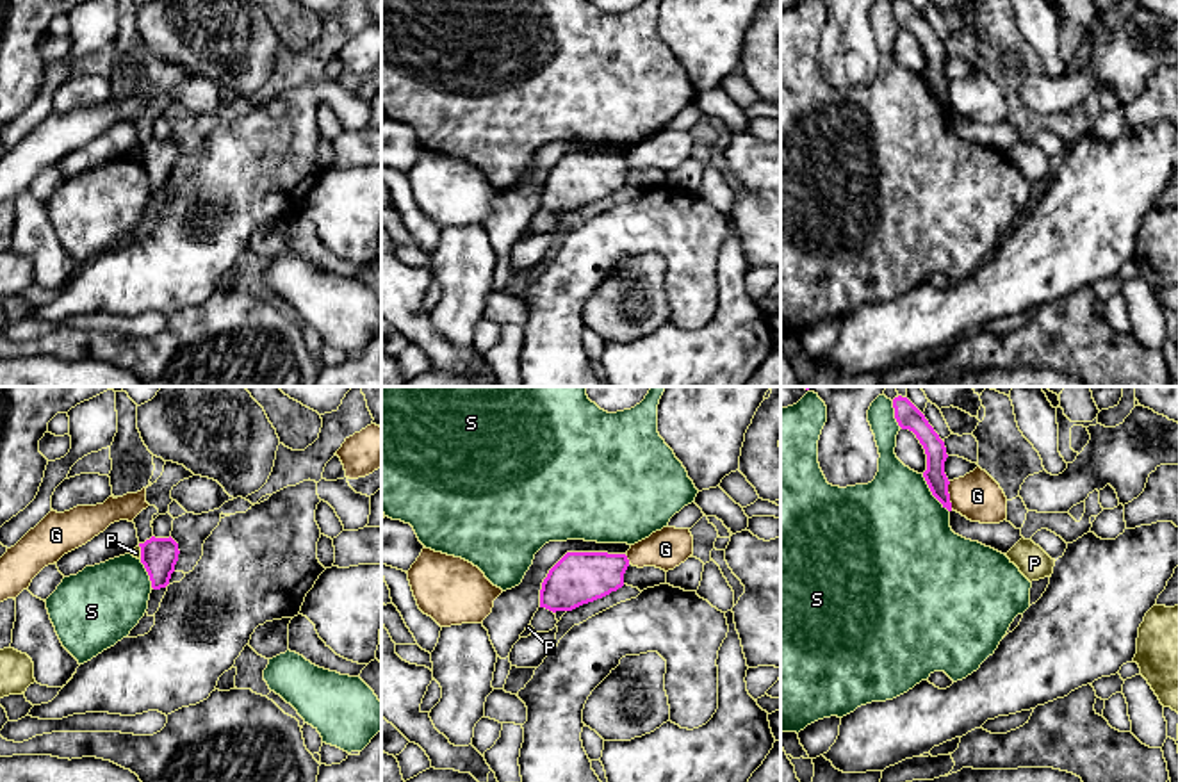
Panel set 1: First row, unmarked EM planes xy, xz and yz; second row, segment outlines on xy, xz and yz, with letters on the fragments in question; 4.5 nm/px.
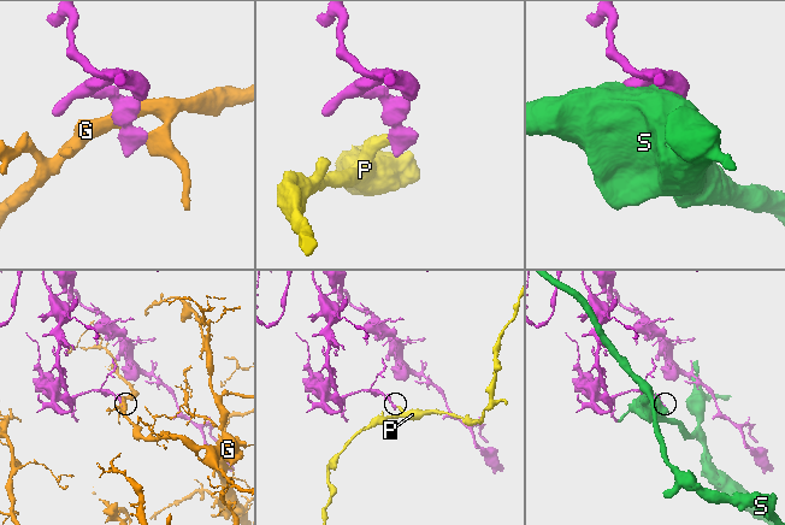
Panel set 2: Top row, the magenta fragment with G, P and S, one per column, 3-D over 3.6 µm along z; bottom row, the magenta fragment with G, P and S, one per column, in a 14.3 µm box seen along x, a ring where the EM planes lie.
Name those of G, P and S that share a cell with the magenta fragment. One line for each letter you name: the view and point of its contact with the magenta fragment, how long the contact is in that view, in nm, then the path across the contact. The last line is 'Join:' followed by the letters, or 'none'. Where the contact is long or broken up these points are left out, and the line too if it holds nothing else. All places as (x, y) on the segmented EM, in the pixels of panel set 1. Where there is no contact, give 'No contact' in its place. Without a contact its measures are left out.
Join: none

